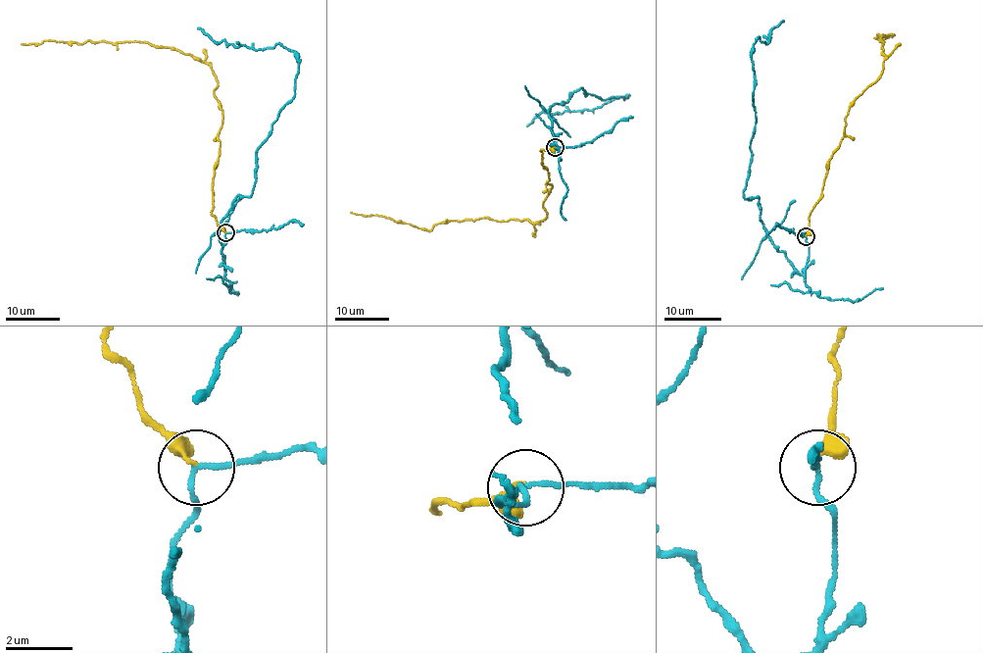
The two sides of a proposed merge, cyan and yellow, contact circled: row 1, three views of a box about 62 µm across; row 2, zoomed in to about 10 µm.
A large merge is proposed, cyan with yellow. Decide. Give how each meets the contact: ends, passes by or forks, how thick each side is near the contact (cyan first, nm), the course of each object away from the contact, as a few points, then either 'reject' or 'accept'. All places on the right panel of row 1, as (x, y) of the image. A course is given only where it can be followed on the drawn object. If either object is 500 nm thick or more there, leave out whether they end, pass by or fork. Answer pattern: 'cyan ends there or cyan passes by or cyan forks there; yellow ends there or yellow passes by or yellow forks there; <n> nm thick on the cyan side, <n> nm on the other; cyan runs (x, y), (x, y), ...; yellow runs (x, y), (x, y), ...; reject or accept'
cyan passes by; yellow ends there; 130 nm thick on the cyan side, 200 nm on the other; cyan runs (807, 236), (801, 275), (774, 246), (759, 199), (743, 196), (756, 120), (752, 51), (783, 22); yellow runs (805, 236), (827, 163), (844, 136), (848, 110), (878, 78), (883, 62), (882, 35), (894, 35), (873, 37); reject

